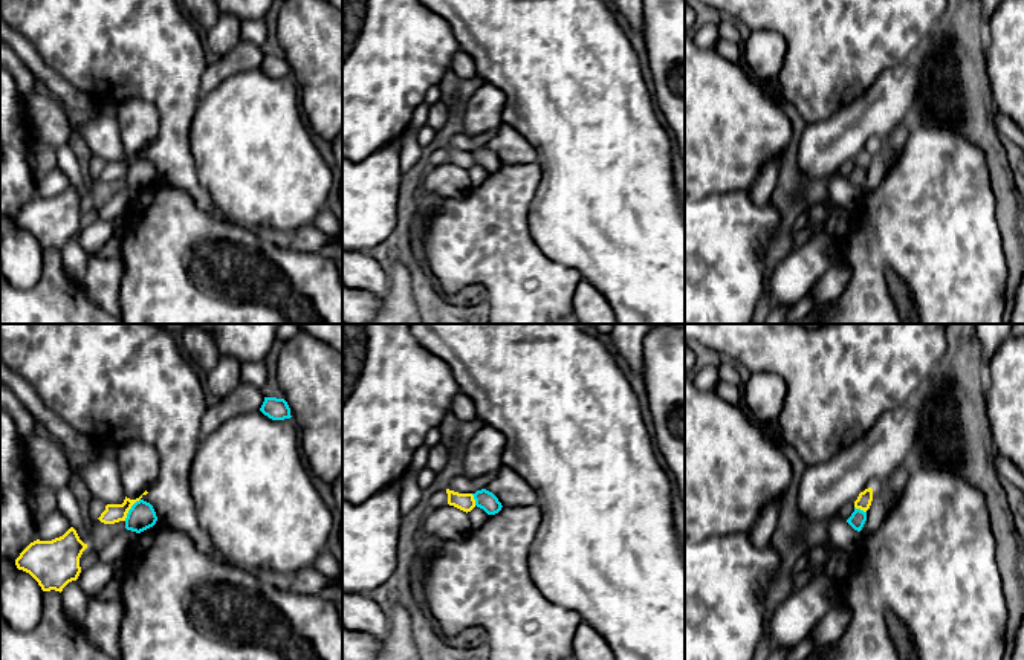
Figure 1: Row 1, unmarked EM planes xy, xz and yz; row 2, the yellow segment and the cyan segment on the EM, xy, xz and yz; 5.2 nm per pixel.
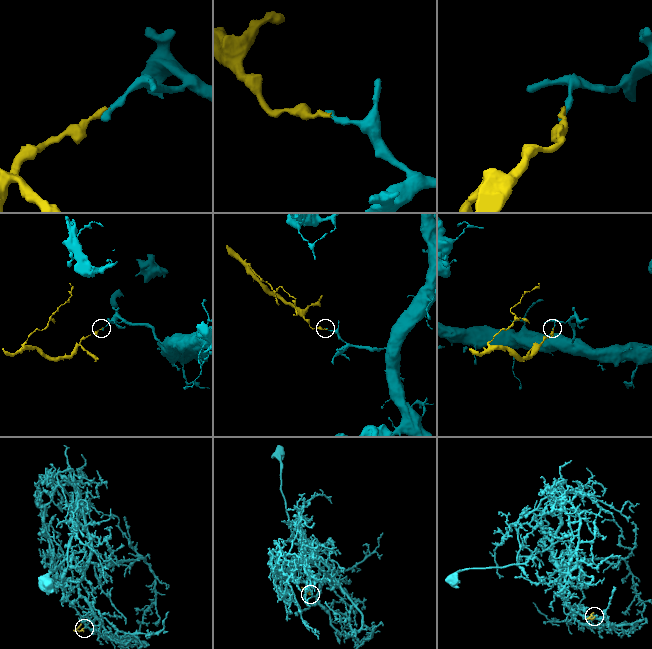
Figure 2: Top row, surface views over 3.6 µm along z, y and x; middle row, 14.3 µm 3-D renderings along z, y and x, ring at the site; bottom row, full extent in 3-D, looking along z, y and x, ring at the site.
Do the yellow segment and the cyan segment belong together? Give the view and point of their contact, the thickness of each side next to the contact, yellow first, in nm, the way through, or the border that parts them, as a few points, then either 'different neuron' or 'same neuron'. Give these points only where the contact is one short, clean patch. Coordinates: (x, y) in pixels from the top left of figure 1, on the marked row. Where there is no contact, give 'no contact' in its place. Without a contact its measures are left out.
contact xy (130, 507); calibres 100 and 140 nm; border xy (139, 498), (124, 520); different neuron

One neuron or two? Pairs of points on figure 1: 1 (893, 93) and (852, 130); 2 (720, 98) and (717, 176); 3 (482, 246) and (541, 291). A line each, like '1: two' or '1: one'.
1: one
2: one
3: one

